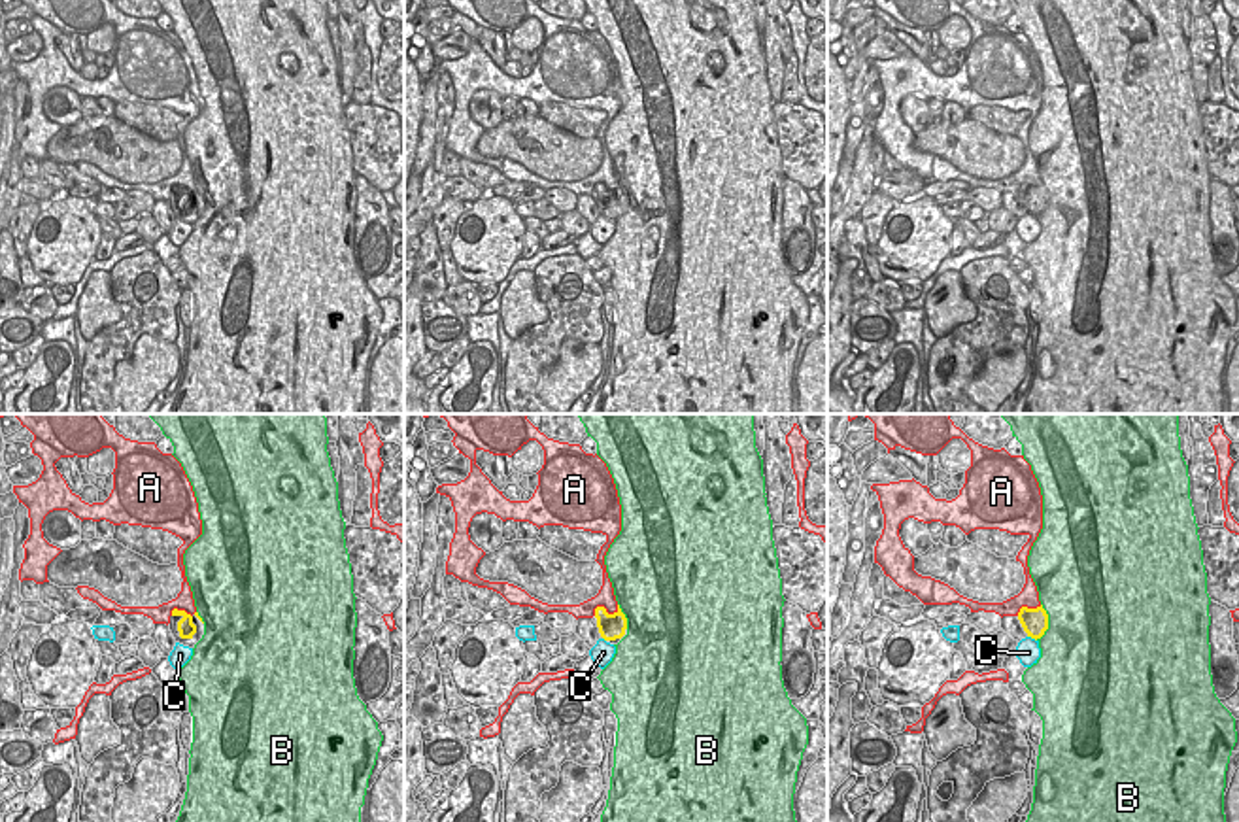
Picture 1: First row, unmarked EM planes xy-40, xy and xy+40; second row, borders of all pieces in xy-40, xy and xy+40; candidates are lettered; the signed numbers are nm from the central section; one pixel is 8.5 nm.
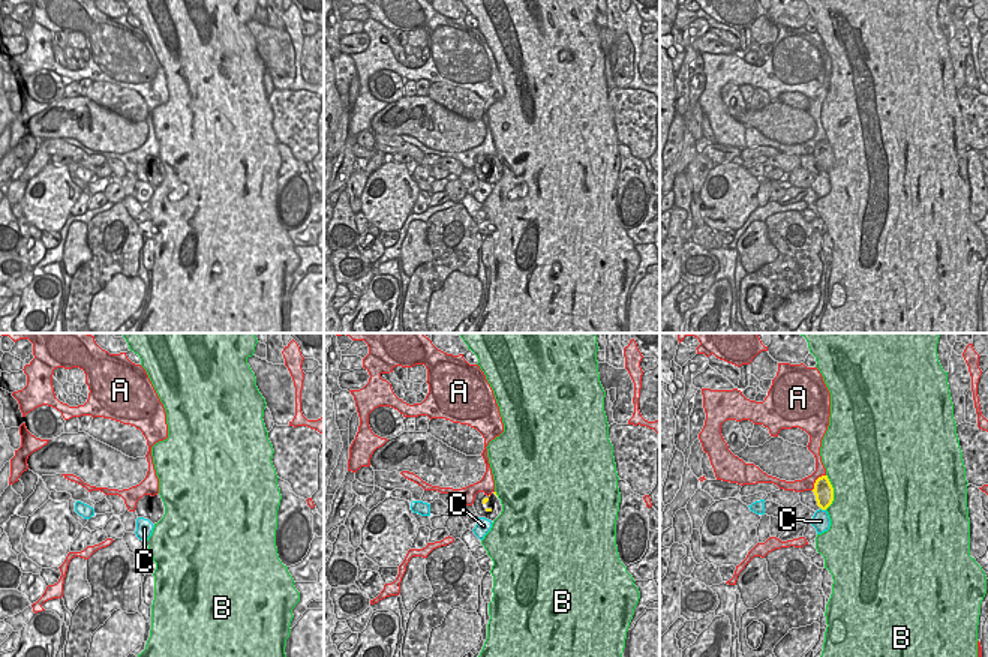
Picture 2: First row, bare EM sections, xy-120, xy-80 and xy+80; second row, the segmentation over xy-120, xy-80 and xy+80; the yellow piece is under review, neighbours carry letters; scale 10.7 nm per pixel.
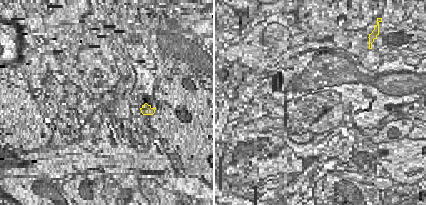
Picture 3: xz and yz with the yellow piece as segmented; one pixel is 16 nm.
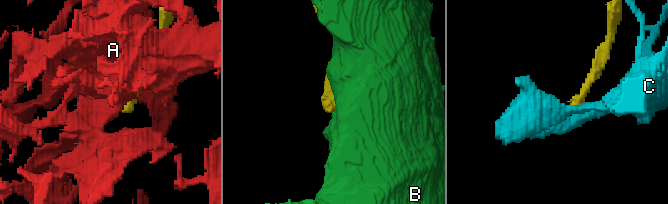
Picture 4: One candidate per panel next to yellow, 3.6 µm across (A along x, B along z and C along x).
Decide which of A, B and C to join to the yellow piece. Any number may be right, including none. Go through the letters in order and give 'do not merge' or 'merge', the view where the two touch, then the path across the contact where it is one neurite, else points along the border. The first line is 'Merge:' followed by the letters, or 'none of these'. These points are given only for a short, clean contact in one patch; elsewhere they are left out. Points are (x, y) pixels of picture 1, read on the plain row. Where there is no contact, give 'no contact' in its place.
Merge: none of these
A: do not merge; meets yellow in xy
B: do not merge; meets yellow in xy+40
C: do not merge; meets yellow in xy+40

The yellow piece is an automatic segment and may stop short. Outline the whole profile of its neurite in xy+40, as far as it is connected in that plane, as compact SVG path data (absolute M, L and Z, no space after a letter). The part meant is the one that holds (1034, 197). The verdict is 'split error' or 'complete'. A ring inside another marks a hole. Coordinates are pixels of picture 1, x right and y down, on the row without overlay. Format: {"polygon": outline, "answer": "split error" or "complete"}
{"polygon": "M1043 181L1037 185L1022 183L1018 189L1018 197L1024 208L1027 210L1027 214L1035 217L1041 215L1044 208L1048 206L1048 191L1043 185Z", "answer": "complete"}

